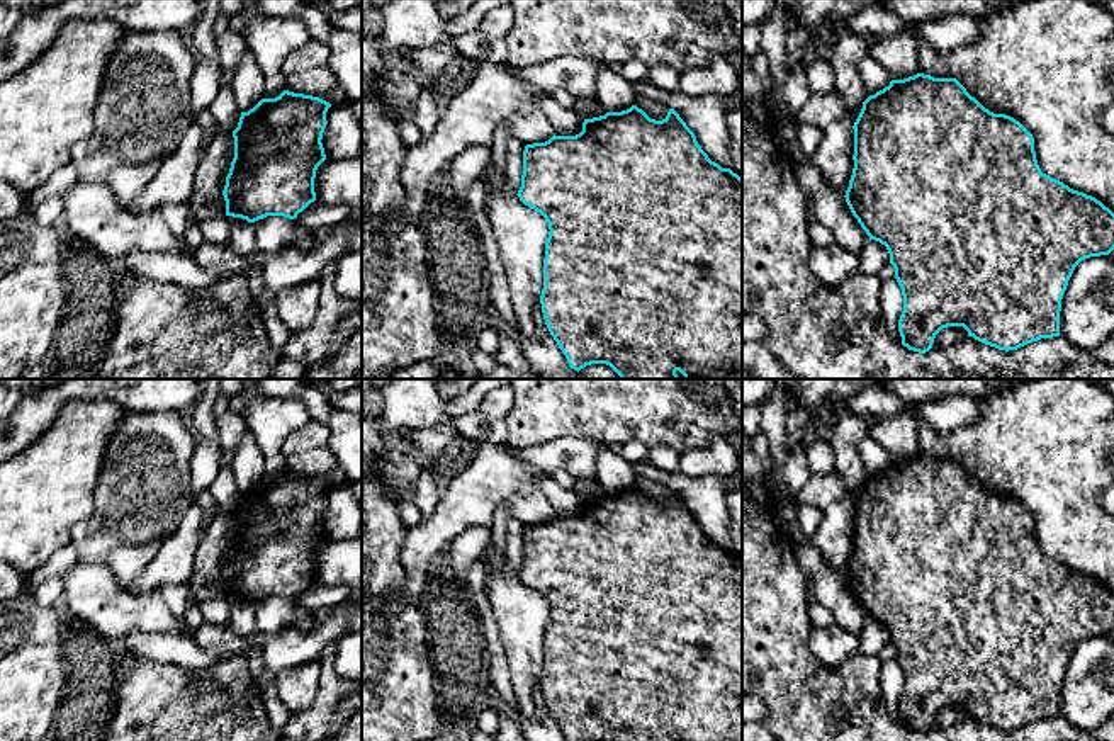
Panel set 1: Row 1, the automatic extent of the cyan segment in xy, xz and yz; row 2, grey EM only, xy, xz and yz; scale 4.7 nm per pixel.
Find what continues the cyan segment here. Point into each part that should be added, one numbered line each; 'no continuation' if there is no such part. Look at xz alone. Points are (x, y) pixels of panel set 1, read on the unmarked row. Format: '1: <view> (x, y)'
no continuation

